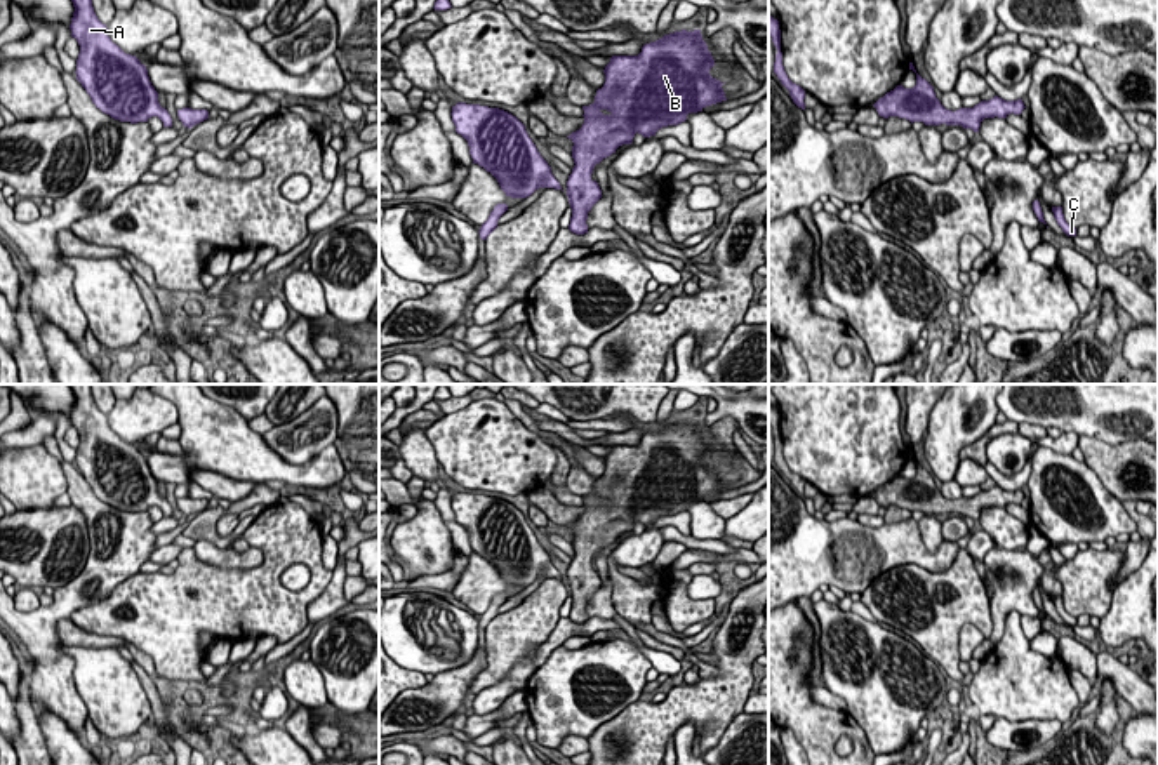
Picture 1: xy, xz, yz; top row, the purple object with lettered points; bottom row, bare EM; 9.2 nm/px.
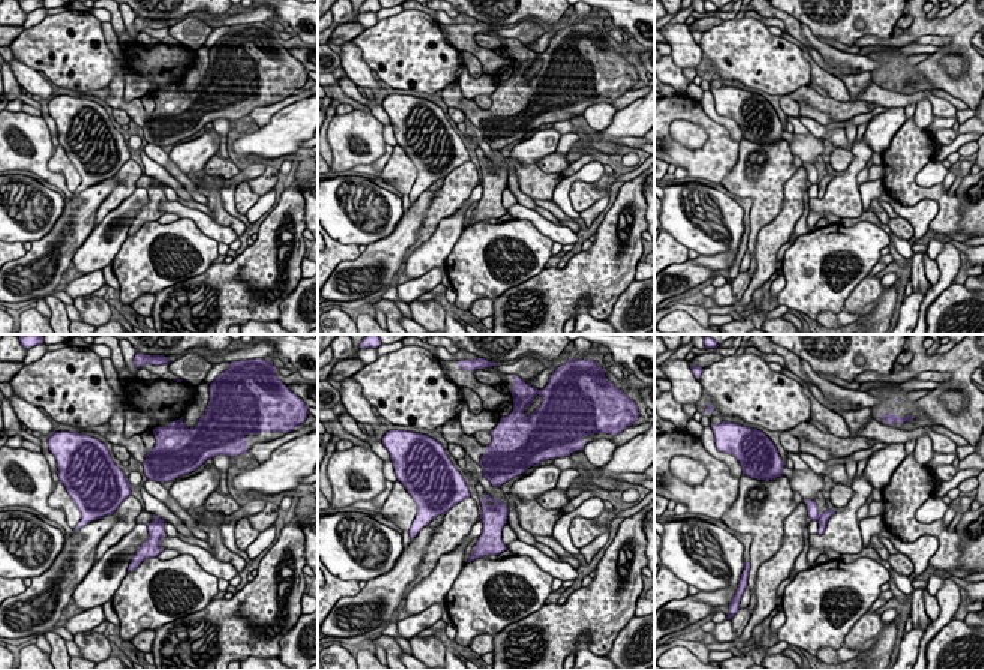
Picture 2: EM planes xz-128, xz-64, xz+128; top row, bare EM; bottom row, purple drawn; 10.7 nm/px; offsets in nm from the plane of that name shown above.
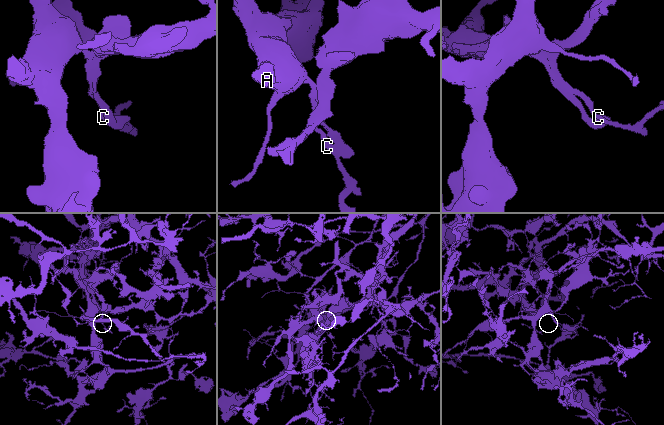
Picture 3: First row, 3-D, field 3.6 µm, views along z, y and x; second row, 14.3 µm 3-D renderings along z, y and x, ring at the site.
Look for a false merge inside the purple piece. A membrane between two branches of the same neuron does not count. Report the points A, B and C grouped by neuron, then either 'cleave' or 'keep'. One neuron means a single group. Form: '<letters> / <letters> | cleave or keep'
A / B C | cleave

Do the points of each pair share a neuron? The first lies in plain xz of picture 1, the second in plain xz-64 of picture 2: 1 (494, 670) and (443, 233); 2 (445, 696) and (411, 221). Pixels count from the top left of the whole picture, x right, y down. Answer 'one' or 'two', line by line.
1: two
2: one

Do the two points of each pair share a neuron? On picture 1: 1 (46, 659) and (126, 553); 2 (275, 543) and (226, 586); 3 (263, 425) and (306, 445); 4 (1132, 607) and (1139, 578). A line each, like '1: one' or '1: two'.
1: one
2: one
3: two
4: one

